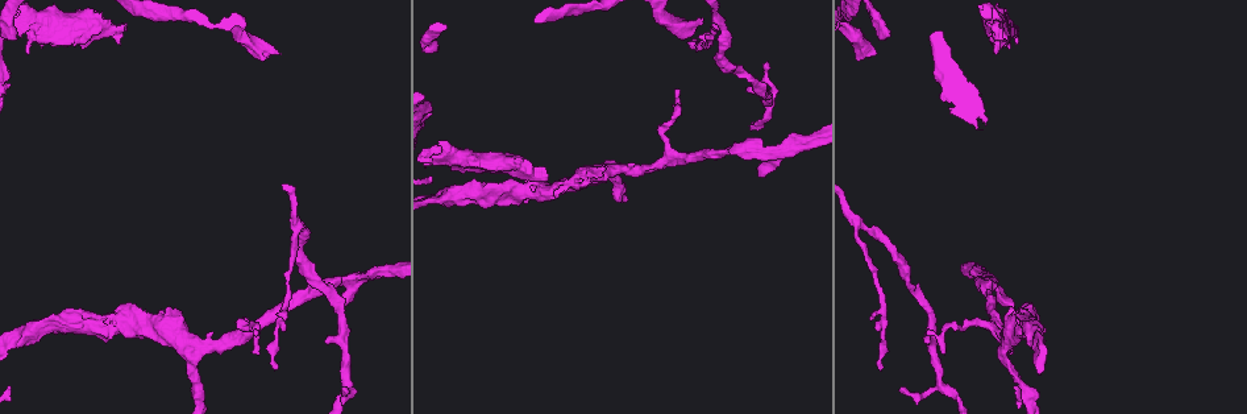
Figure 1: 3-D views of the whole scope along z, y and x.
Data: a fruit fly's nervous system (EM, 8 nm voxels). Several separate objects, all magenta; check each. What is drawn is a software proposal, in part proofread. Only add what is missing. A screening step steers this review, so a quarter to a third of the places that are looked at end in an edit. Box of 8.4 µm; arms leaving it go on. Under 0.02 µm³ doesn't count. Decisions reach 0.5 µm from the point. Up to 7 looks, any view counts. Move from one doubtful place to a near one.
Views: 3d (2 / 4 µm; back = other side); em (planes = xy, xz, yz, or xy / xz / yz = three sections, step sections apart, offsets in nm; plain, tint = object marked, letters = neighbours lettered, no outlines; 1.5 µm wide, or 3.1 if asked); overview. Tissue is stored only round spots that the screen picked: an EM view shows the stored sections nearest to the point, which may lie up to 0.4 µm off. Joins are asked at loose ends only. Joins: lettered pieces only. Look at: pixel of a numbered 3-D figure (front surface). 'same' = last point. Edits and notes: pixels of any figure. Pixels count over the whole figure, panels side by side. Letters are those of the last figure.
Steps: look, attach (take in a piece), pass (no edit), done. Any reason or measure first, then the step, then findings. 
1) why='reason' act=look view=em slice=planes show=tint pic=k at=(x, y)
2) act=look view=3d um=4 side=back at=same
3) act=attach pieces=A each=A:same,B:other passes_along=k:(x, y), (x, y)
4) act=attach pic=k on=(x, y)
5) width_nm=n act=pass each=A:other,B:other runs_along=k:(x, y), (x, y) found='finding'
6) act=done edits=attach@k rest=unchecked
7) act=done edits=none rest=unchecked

why='thin end' act=look view=em slice=planes show=letters pic=1 at=(343, 388)

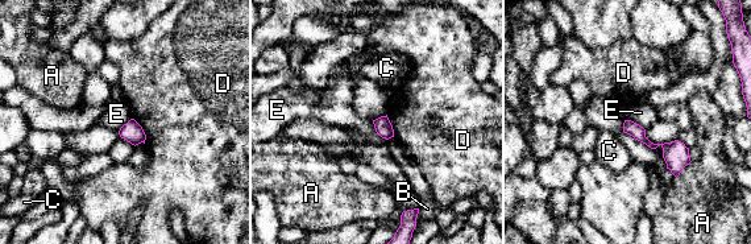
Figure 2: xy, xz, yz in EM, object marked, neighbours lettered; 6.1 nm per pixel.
act=pass each=A:other,B:other,C:other,D:other,E:other border=2:(372, 122), (376, 131), (386, 140) found='no lettered piece goes on from it'

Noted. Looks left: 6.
why='thin end' act=look view=3d um=4 pic=1 at=(253, 353)

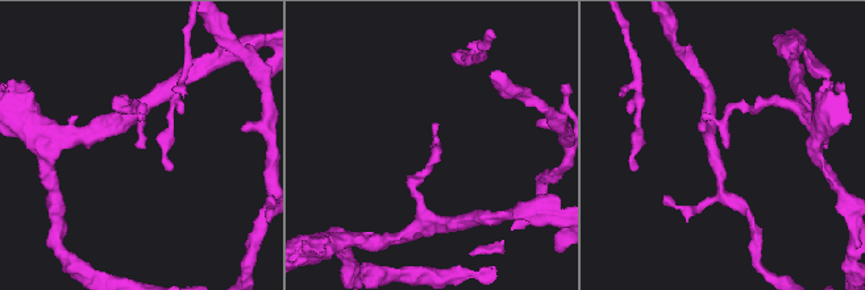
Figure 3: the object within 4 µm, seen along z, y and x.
act=look view=em slice=xy step=8 show=tint pic=3 at=(137, 148)

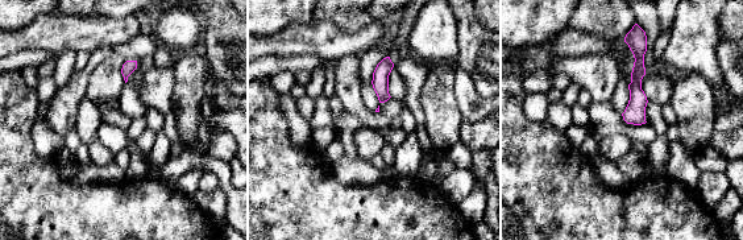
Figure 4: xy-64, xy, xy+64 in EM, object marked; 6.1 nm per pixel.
why='another direction' act=look view=em slice=planes show=letters at=same

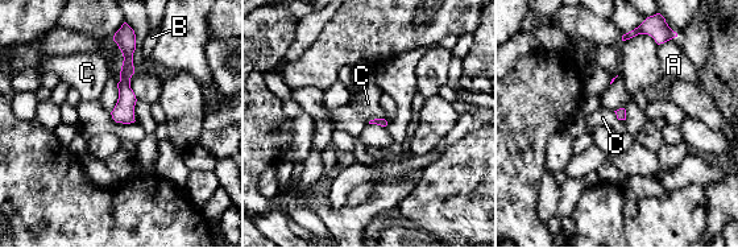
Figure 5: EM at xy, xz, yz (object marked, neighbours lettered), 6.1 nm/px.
longest_contact=A:70nm act=pass each=A:other,B:other,C:other border=5:(613, 111), (618, 119) found='none of them fits'

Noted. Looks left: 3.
why='free end' act=look view=em slice=yz step=4 show=letters pic=1 at=(117, 42)

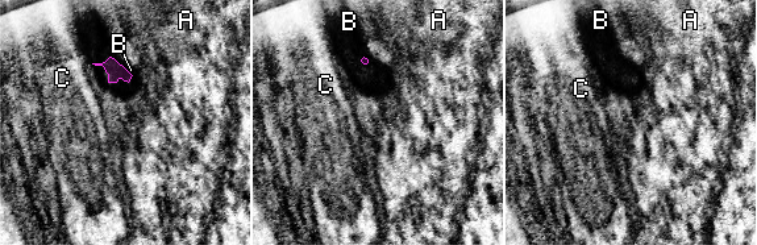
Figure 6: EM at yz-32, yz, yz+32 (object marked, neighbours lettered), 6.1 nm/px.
why='cut it another way' act=look view=em slice=planes show=letters at=same

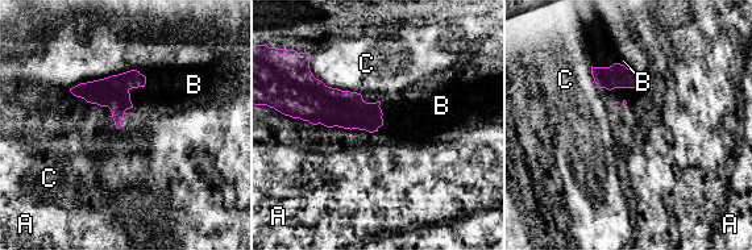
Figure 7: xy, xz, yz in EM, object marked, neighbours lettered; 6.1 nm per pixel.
act=attach pieces=B each=A:other,B:same,C:other found='it goes on there'

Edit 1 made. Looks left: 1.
act=done edits=attach@7 rest=unchecked

